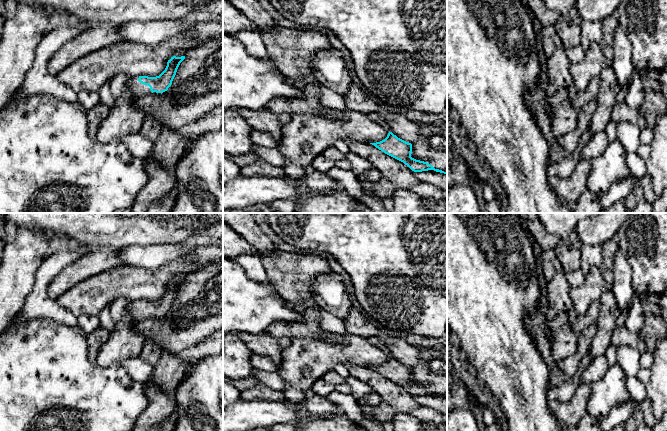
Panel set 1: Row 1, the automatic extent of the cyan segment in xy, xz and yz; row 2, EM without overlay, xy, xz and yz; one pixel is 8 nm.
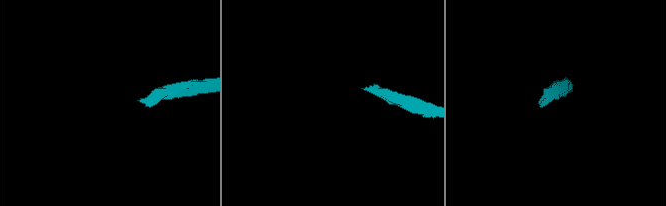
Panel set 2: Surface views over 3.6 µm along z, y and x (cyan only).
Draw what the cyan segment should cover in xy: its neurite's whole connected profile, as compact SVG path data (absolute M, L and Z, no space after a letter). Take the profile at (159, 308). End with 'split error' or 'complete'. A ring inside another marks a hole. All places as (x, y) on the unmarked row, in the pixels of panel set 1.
M185 280L171 281L167 286L165 294L156 301L137 300L132 302L128 307L128 313L135 319L135 322L142 321L149 317L163 317L171 310L180 287Z; split error

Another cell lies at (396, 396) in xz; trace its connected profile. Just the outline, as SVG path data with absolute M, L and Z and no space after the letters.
M351 364L344 365L350 376L368 384L382 398L382 401L396 412L410 413L412 410L421 407L416 400L416 396L412 395L403 386L385 378L374 369Z

